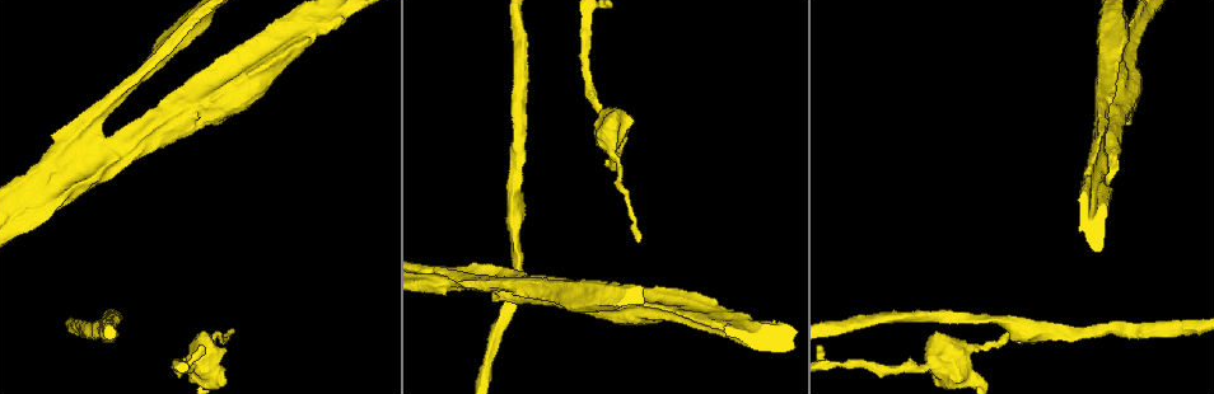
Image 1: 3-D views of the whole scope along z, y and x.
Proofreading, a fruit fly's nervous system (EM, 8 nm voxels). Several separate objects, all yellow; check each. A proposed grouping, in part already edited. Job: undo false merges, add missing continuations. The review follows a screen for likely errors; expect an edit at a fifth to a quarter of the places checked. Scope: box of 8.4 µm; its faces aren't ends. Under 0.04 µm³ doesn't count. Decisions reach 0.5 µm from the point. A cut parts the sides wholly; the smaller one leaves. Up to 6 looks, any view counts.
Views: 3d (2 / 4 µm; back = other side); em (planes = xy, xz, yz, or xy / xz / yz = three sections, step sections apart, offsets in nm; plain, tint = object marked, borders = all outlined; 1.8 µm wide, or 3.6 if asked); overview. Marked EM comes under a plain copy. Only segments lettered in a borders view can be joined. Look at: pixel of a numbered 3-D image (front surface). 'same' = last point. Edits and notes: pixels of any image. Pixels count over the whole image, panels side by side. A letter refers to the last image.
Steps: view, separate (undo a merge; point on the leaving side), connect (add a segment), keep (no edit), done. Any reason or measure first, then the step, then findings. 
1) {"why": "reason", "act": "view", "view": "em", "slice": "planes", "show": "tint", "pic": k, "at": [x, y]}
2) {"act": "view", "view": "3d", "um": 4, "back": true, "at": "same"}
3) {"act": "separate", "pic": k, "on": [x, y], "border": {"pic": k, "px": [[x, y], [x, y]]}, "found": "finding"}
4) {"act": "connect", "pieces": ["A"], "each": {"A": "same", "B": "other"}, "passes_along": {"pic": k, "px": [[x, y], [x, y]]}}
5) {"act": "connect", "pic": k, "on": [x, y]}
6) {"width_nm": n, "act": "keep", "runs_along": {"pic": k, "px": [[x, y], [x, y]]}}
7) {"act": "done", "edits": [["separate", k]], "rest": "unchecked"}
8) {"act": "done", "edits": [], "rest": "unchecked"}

{"why": "free end", "act": "view", "view": "3d", "um": 4, "back": true, "pic": 1, "at": [224, 54]}

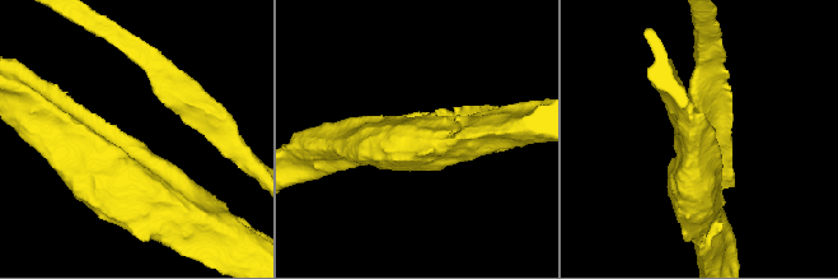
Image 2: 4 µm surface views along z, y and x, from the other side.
{"act": "view", "view": "em", "slice": "xz", "step": 8, "show": "borders", "pic": 2, "at": [127, 141]}

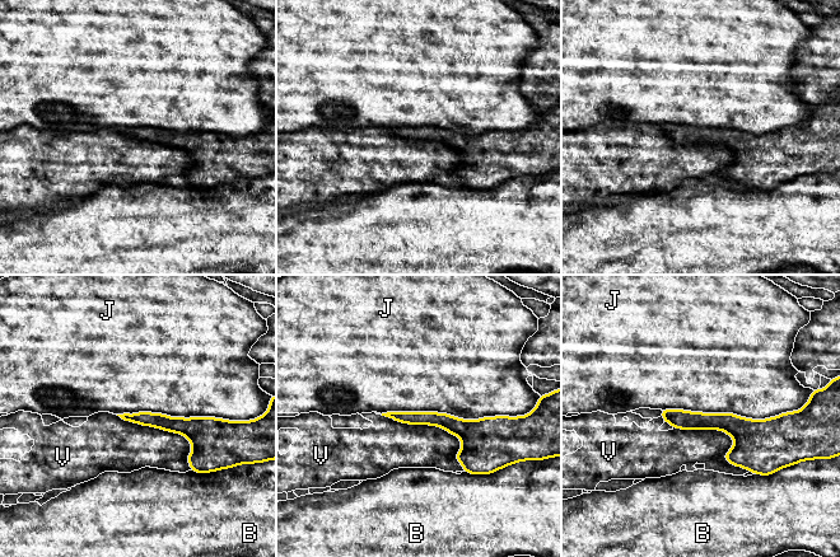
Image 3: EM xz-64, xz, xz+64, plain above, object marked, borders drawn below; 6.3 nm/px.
{"act": "view", "view": "em", "slice": "planes", "show": "borders", "at": "same"}

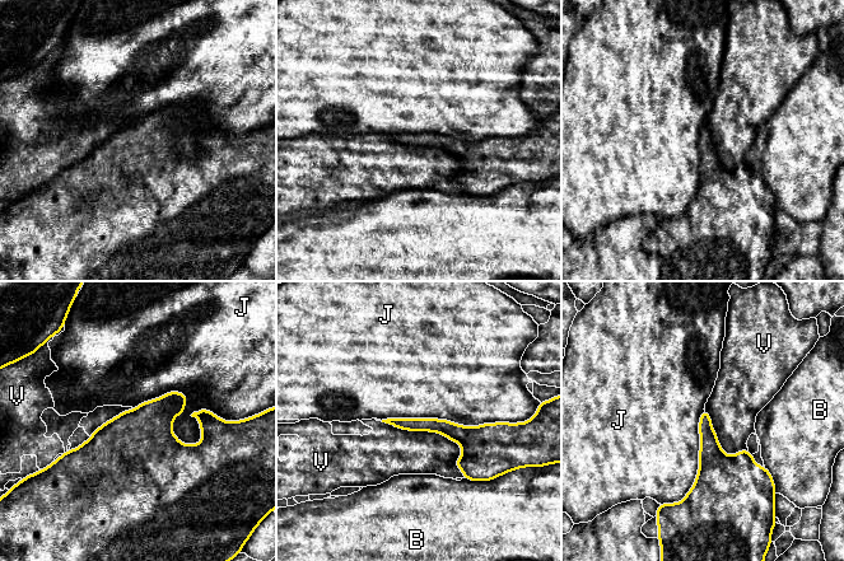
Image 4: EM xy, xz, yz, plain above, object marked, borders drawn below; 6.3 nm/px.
{"act": "keep", "each": {"B": "other", "J": "other", "V": "other"}, "border": {"pic": 4, "px": [[135, 407], [222, 419]]}, "found": "no lettered segment goes on from it"}

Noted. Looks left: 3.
{"why": "an open end", "act": "view", "view": "em", "slice": "xz", "step": 4, "show": "tint", "pic": 1, "at": [317, 32]}

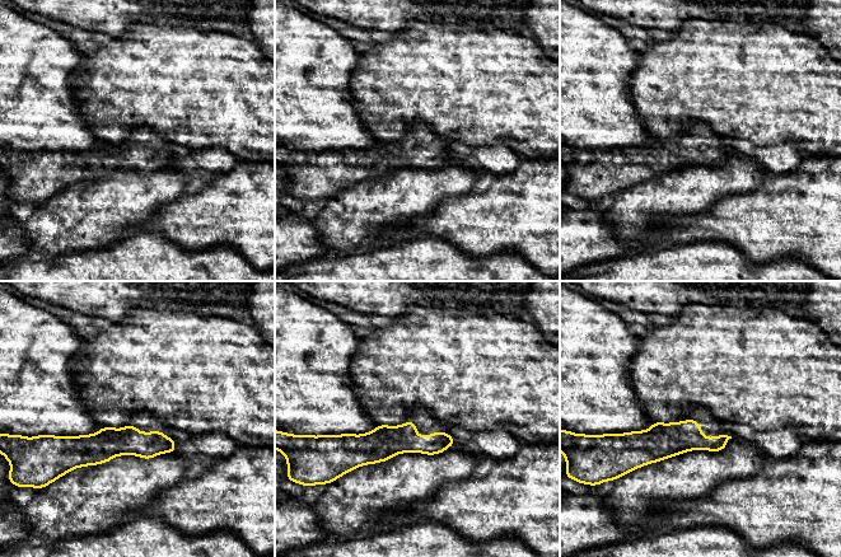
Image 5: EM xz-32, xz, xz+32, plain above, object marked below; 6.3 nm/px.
{"why": "another direction", "act": "view", "view": "em", "slice": "planes", "show": "borders", "at": "same"}

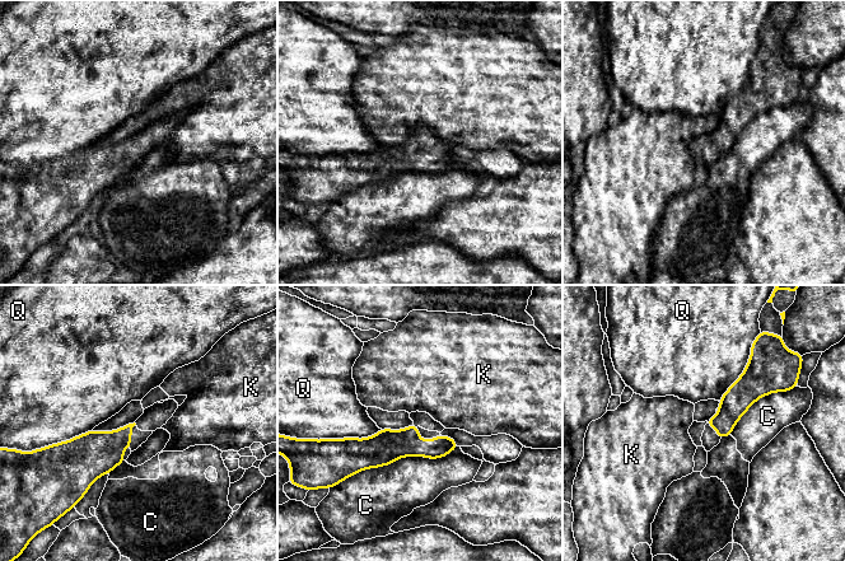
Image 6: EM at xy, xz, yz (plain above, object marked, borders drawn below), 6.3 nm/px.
{"act": "keep", "each": {"C": "other", "K": "other", "Q": "other"}, "border": {"pic": 6, "px": [[751, 351], [742, 374], [719, 402]]}, "found": "no lettered segment goes on from it"}

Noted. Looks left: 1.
{"act": "done", "edits": [], "rest": "unchecked"}

